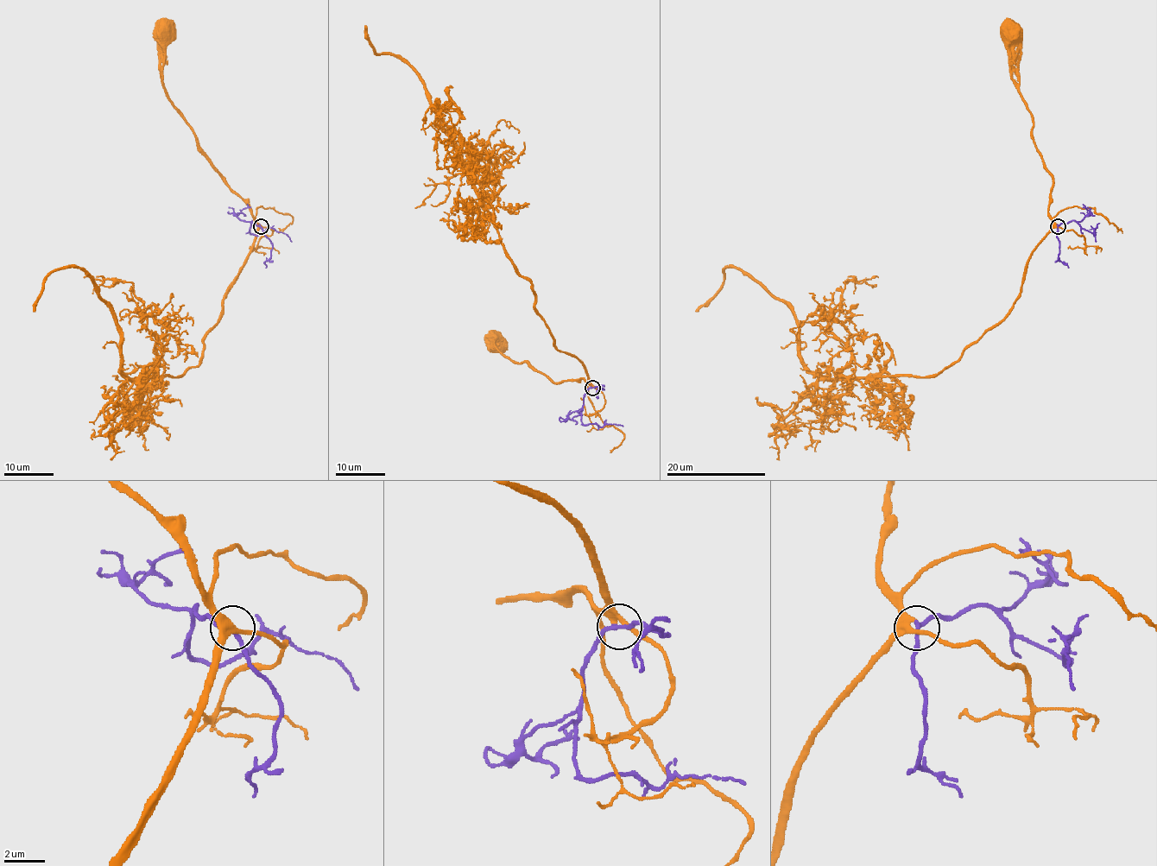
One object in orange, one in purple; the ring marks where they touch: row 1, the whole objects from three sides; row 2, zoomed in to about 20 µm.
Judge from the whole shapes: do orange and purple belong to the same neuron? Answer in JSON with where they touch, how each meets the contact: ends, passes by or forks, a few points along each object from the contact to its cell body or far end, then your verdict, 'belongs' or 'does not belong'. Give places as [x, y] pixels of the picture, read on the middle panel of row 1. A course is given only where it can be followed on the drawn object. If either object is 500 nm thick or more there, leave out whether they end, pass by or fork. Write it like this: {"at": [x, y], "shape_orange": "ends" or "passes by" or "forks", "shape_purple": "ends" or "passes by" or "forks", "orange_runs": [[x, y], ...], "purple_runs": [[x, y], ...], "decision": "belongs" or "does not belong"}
{"at": [592, 388], "shape_orange": "forks", "shape_purple": "passes by", "orange_runs": [[593, 387], [583, 378], [553, 382], [530, 363], [515, 363], [505, 357], [495, 345], [499, 337], [496, 339]], "purple_runs": [[591, 387], [583, 398], [582, 423], [603, 426], [622, 426]], "decision": "belongs"}

